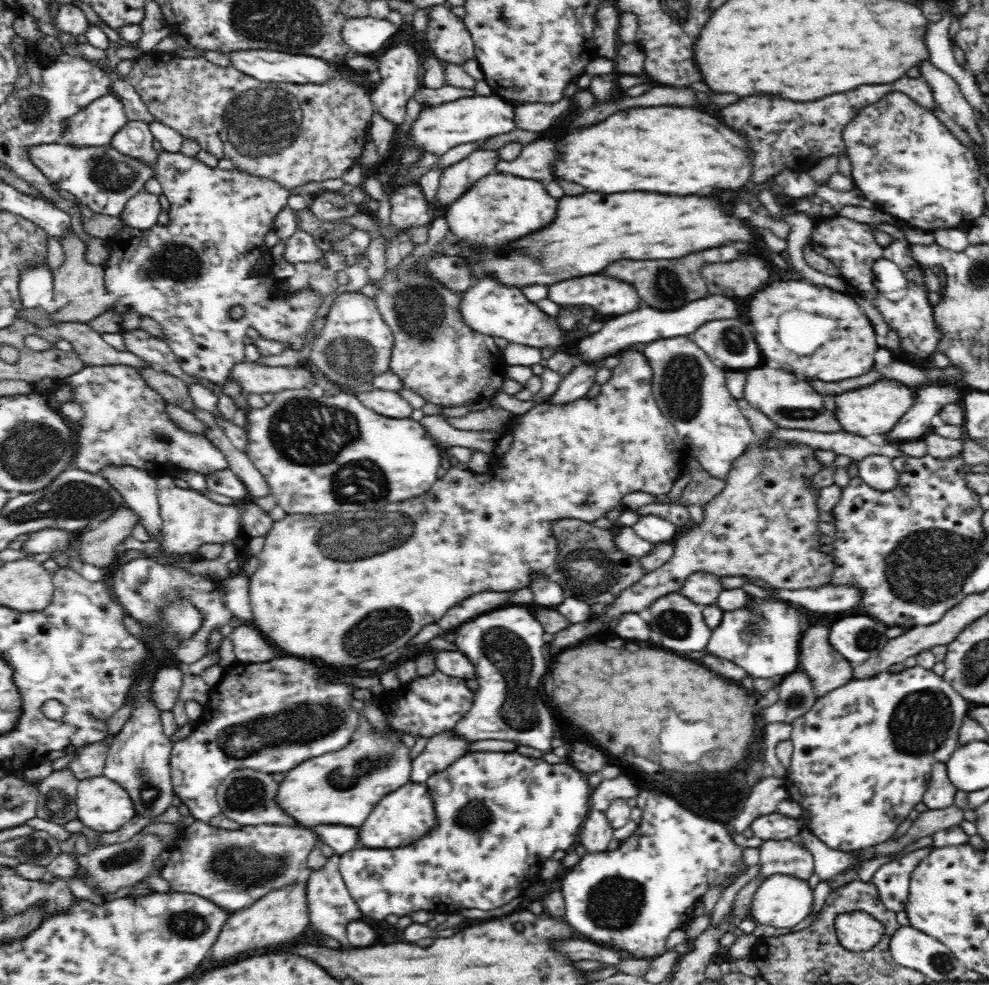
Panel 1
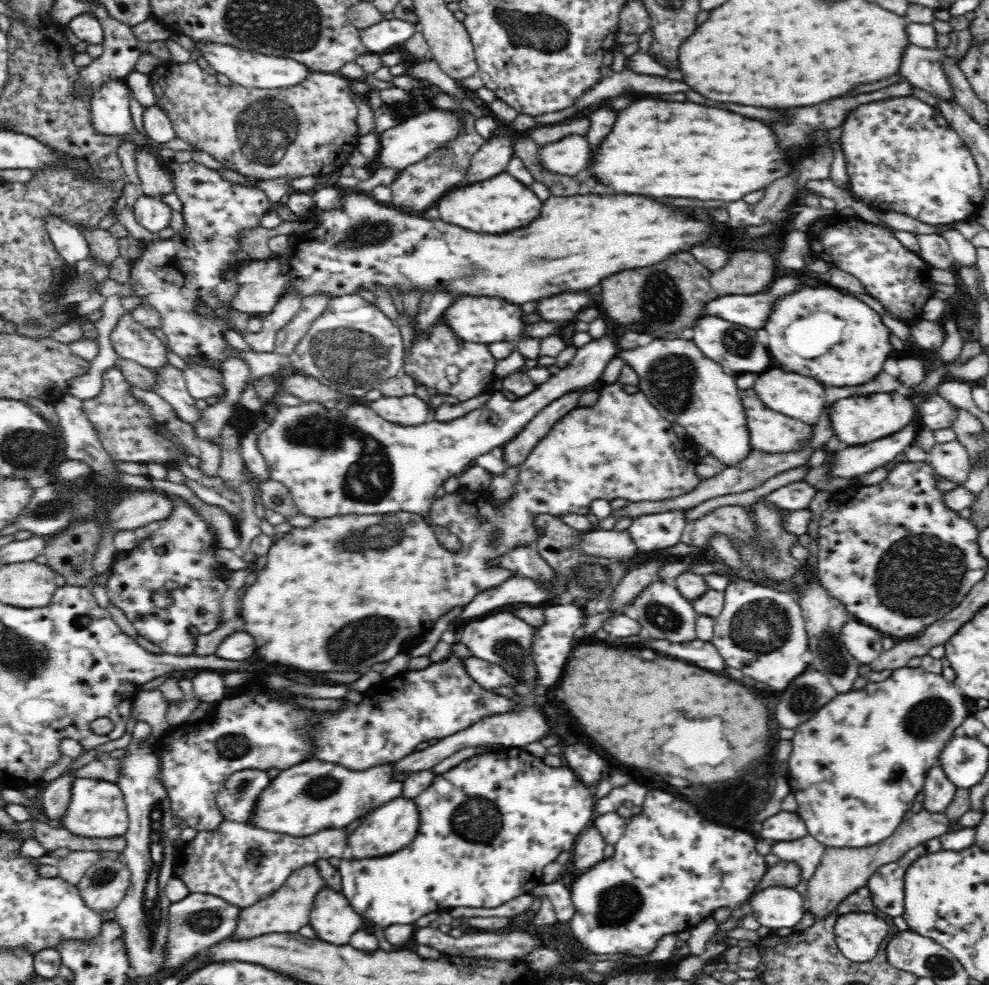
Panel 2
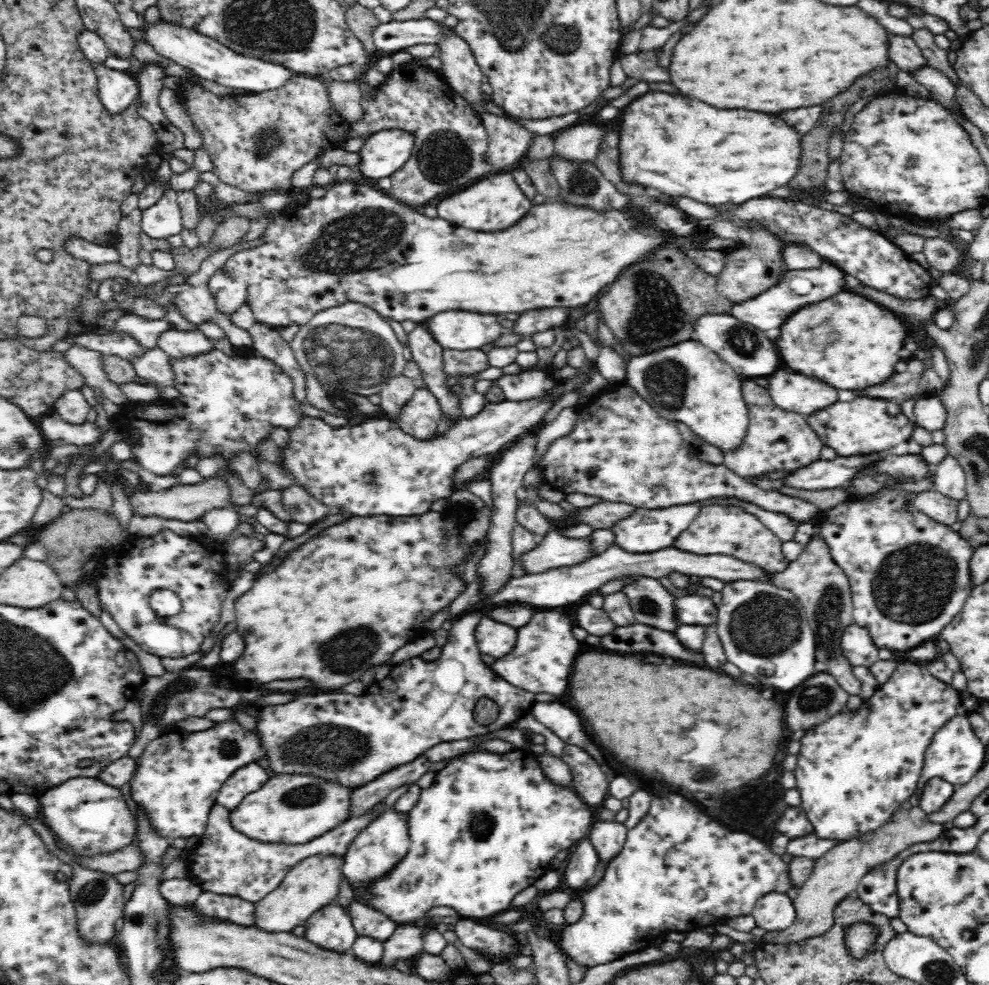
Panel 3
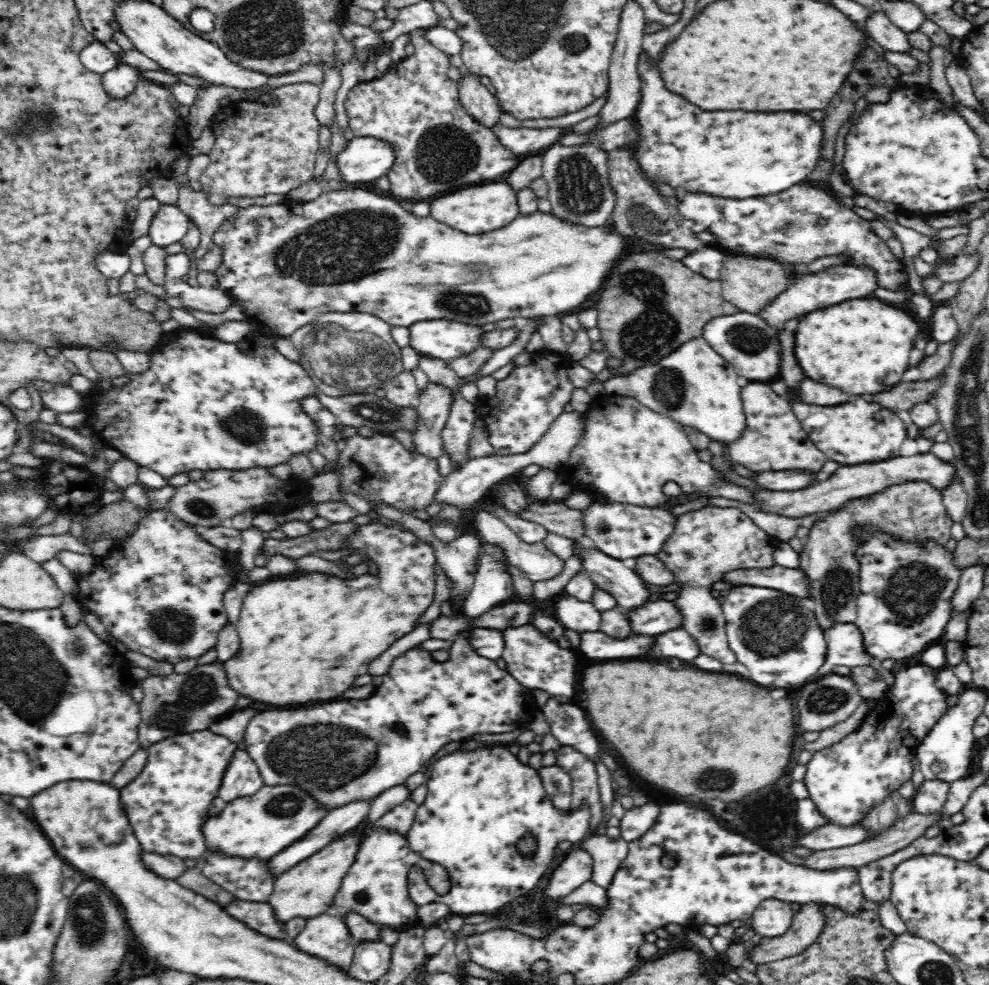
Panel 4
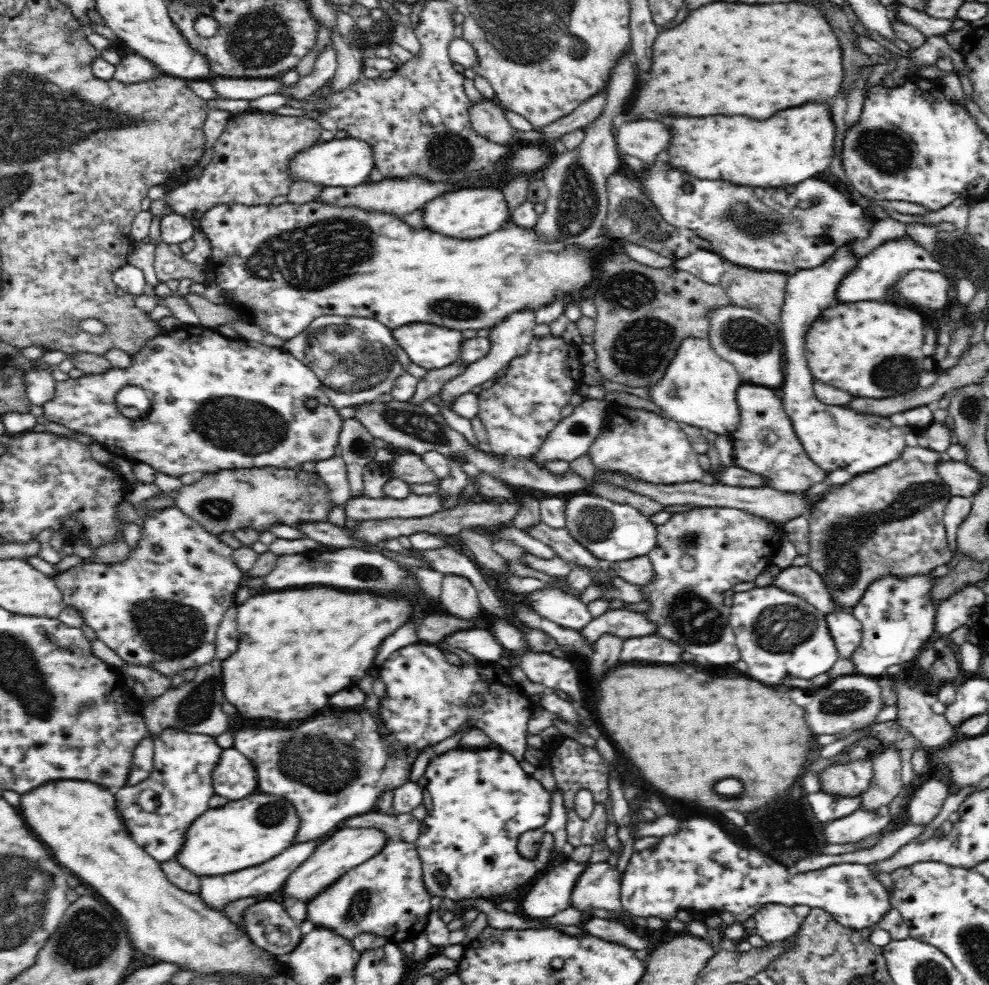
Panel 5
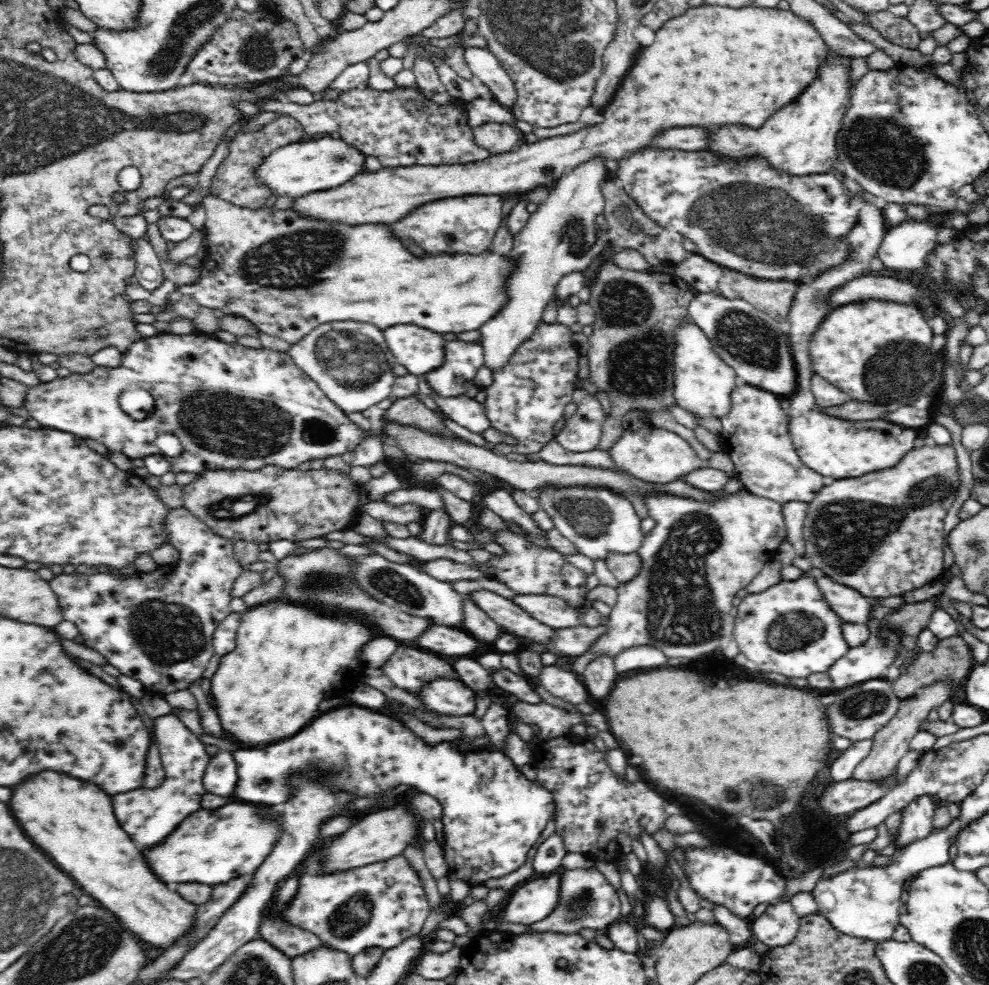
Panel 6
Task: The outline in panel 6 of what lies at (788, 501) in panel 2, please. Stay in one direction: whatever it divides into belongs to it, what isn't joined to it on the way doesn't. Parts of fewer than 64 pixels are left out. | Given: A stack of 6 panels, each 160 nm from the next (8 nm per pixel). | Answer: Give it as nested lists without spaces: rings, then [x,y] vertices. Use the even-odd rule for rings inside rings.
[[[570,486],[543,487],[532,494],[552,520],[553,527],[570,540],[579,554],[604,560],[611,553],[637,552],[642,545],[645,534],[640,529],[641,519],[622,492],[604,487]]]

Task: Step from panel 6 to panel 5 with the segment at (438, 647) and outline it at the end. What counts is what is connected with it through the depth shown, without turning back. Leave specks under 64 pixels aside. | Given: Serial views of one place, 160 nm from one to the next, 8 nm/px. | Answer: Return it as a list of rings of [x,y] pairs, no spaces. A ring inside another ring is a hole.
[[[464,628],[442,638],[442,643],[460,648],[485,664],[494,664],[505,655],[505,650],[494,635],[485,628]]]

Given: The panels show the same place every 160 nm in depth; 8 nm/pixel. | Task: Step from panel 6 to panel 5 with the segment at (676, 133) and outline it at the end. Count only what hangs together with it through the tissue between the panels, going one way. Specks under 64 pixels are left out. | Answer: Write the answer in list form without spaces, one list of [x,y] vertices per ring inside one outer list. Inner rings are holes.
[[[637,120],[623,123],[618,128],[619,152],[636,156],[645,163],[663,157],[670,146],[672,134],[666,124],[656,120]]]

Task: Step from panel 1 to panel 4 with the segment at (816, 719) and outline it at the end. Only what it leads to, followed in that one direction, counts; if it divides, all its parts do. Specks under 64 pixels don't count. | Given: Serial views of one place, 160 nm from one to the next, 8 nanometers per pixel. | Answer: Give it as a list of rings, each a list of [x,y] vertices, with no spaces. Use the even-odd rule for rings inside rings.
[[[920,662],[889,678],[889,689],[864,723],[840,743],[814,753],[804,782],[809,797],[832,824],[861,822],[870,806],[882,802],[902,782],[910,780],[910,760],[940,716],[948,710],[945,693],[936,684],[936,670]]]

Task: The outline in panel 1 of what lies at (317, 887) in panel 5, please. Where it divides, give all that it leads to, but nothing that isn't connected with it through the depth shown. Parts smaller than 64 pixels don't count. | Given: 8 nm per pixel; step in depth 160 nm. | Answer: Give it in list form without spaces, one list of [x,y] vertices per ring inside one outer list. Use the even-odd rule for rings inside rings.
[[[306,878],[298,880],[298,884],[286,884],[286,887],[266,894],[250,908],[231,913],[228,922],[224,924],[224,928],[212,945],[212,960],[230,962],[238,956],[246,957],[258,953],[266,946],[276,946],[301,939],[301,934],[310,924],[306,885]]]

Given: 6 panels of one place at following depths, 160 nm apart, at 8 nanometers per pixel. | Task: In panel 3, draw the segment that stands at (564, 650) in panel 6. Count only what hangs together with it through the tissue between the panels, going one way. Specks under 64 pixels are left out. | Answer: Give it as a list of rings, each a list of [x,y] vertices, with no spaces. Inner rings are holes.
[[[692,591],[676,596],[674,600],[674,619],[678,624],[704,625],[717,622],[718,607],[708,598]]]

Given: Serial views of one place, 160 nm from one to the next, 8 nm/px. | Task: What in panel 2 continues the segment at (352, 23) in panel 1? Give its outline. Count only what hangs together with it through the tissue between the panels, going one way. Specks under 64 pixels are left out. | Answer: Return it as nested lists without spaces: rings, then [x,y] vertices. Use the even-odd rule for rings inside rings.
[[[396,18],[369,26],[359,31],[363,45],[370,53],[386,53],[398,44],[405,44],[408,39],[420,30],[420,25]]]

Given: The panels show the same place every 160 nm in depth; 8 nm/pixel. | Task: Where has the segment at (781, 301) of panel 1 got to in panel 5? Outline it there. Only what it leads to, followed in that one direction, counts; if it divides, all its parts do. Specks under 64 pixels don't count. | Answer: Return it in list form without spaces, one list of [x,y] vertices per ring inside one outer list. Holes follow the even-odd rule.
[[[878,302],[824,310],[806,334],[806,358],[814,378],[858,398],[900,396],[920,387],[920,372],[938,370],[937,362],[924,354],[922,314]]]

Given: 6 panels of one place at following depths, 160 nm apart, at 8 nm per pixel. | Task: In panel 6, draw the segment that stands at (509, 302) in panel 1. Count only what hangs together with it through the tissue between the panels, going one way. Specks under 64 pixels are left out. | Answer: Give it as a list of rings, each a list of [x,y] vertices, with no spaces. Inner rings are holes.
[[[402,324],[386,328],[382,334],[392,363],[402,365],[410,374],[424,375],[444,364],[445,340],[442,333]]]

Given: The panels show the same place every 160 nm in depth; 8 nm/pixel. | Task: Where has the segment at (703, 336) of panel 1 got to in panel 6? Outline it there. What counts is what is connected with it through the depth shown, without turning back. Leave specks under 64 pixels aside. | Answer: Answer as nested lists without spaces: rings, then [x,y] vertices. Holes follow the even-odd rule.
[[[718,292],[696,294],[687,309],[691,320],[705,332],[718,356],[734,368],[736,376],[745,384],[758,386],[780,398],[782,394],[794,394],[798,374],[788,334],[784,334],[785,323],[774,320],[745,300],[730,300]]]

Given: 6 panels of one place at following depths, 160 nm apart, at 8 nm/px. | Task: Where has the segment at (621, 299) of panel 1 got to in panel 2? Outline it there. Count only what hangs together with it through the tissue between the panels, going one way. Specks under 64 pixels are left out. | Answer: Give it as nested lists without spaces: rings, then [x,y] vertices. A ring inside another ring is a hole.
[[[578,292],[578,294],[560,294],[552,296],[546,300],[540,300],[534,313],[538,314],[540,321],[550,323],[566,324],[568,321],[576,320],[576,315],[588,306],[594,305],[596,298],[590,298],[588,292]]]

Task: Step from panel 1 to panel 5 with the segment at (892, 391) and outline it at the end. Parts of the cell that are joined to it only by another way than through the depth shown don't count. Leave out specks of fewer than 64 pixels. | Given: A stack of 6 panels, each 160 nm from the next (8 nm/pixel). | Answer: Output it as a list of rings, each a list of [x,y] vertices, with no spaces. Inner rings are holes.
[[[851,240],[839,246],[823,265],[787,275],[785,303],[779,318],[781,326],[778,328],[784,340],[784,360],[786,360],[784,366],[786,380],[783,380],[781,386],[782,402],[796,437],[814,464],[827,474],[844,471],[847,477],[870,473],[896,460],[907,448],[908,434],[908,428],[900,428],[884,416],[868,416],[856,414],[854,410],[848,408],[836,410],[834,406],[824,406],[820,400],[816,400],[812,392],[814,376],[810,374],[806,364],[804,338],[812,322],[818,320],[818,316],[822,316],[822,310],[830,308],[836,302],[839,284],[847,274],[855,271],[858,261],[863,257],[853,252],[854,243],[855,240]]]

